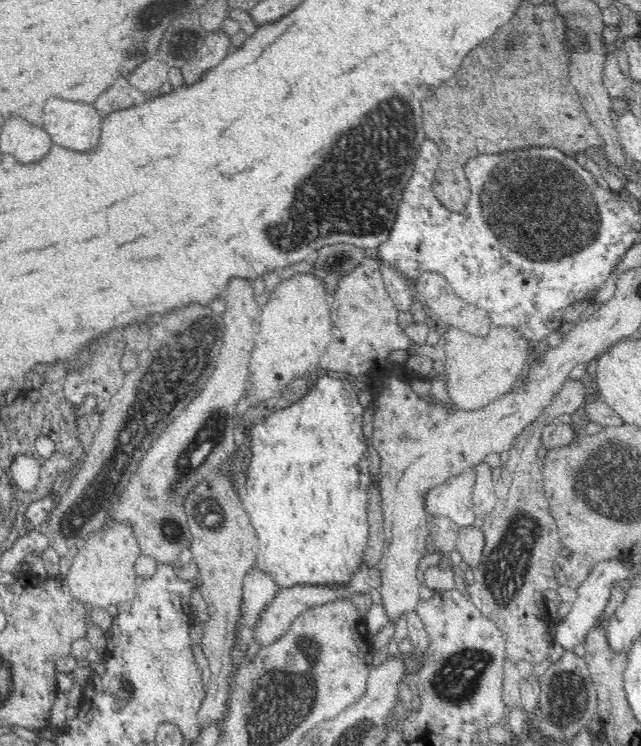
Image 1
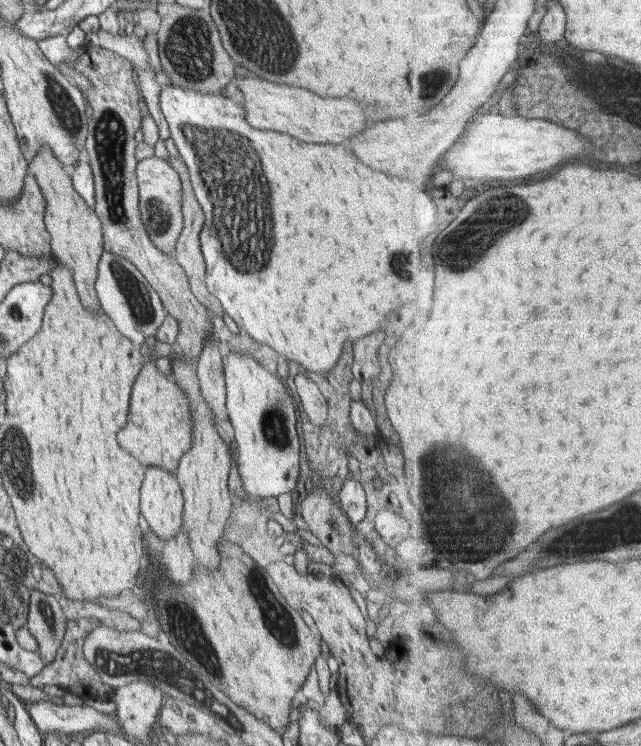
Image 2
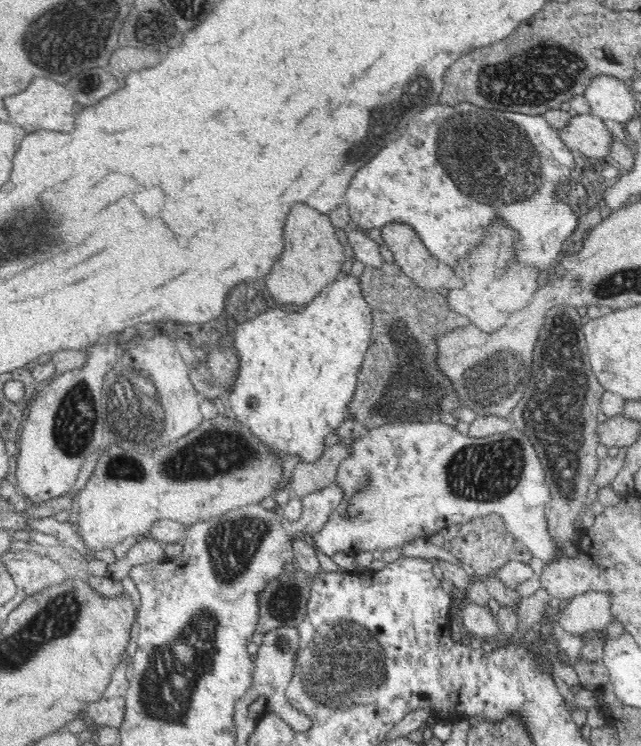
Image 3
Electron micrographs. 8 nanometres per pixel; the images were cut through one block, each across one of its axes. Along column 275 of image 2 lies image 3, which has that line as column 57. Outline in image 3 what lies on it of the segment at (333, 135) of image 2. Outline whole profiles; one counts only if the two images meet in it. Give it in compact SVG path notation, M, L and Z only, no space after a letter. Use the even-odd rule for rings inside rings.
M36 76L24 92L12 94L4 98L4 106L12 122L16 122L24 130L51 130L70 132L75 127L74 114L78 108L72 94L60 83L50 78Z

